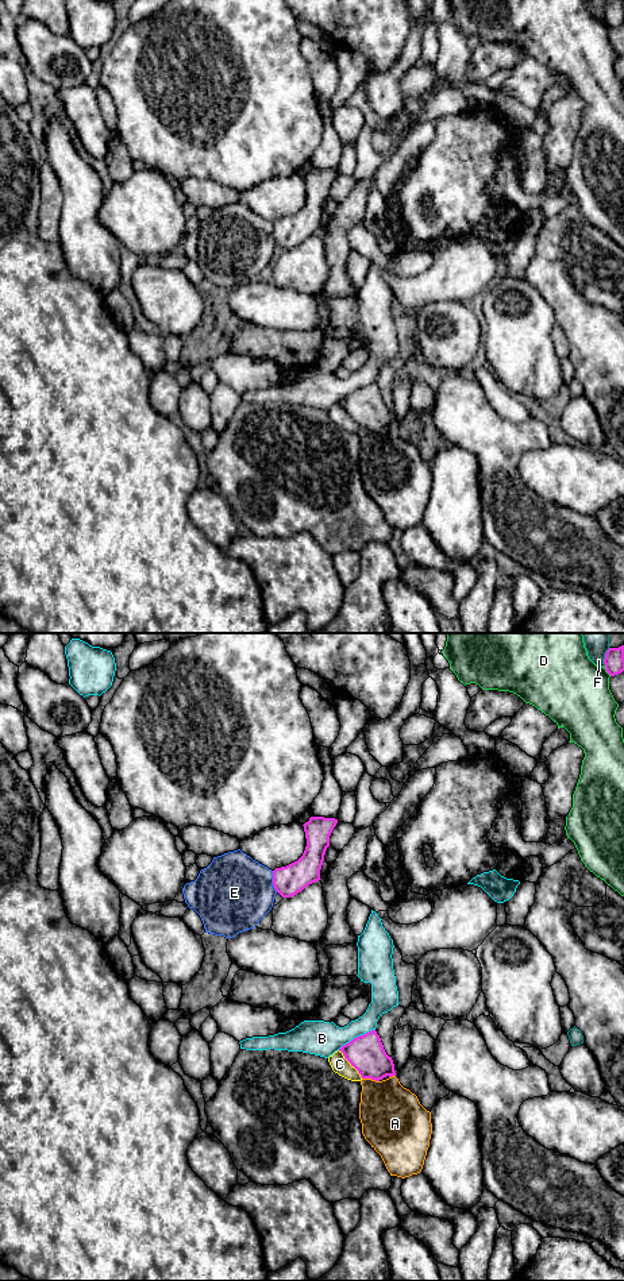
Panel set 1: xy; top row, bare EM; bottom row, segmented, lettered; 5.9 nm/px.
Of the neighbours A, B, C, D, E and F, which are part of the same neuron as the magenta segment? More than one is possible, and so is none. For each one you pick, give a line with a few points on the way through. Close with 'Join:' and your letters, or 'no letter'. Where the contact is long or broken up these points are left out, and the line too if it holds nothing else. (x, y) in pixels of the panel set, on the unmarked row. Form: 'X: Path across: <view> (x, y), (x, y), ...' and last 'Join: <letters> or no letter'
Join: no letter

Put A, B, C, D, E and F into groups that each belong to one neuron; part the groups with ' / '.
A / B / C / D / E / F

